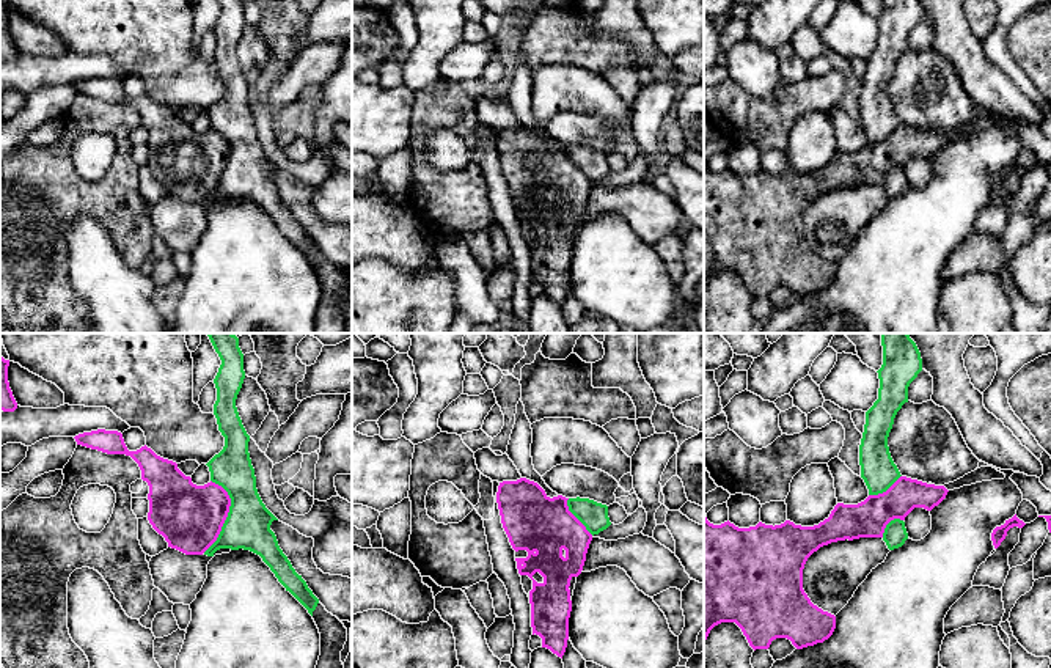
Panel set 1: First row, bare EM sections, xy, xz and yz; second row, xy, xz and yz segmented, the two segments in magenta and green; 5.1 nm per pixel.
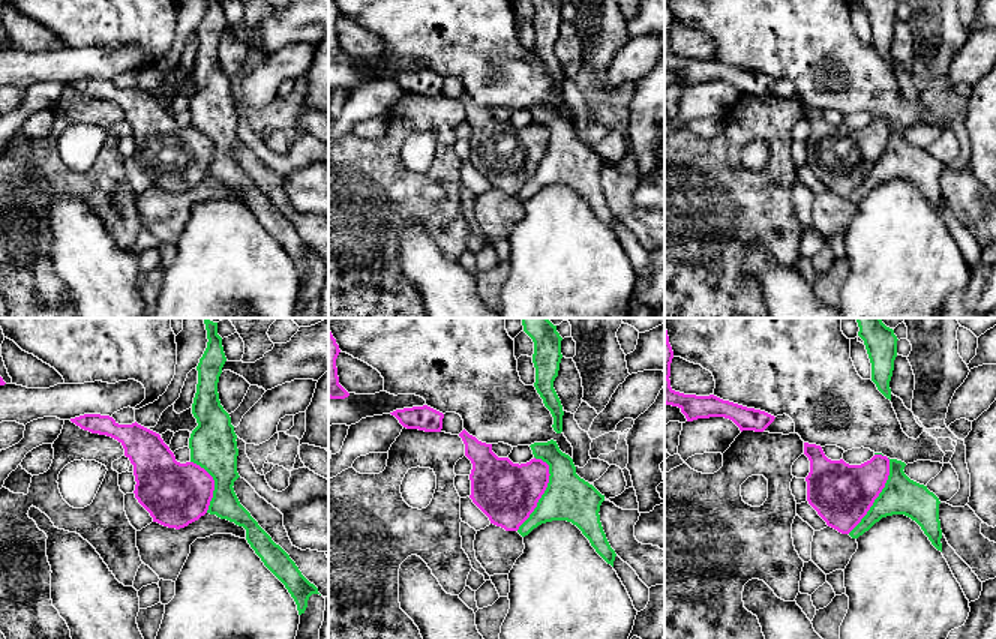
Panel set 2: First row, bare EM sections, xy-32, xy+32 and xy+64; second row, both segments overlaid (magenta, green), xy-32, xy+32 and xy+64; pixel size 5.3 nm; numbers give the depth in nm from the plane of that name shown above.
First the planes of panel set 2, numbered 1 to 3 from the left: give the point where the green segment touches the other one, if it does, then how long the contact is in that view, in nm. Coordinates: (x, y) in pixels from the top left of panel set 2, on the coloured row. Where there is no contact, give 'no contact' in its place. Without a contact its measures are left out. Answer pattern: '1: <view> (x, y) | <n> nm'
1: xy-32 (213, 485) | 300 nm
2: xy+32 (543, 492) | 420 nm
3: xy+64 (878, 495) | 460 nm

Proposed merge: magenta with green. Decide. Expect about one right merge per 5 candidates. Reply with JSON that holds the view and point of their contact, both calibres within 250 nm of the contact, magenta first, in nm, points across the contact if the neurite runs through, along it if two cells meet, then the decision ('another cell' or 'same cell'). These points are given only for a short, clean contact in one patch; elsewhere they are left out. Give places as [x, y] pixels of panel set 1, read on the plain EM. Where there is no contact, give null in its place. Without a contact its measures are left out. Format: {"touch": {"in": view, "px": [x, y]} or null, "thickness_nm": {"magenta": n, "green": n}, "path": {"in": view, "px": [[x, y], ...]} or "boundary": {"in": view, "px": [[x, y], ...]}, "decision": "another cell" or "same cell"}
{"touch": {"in": "xy", "px": [227, 162]}, "thickness_nm": {"magenta": 340, "green": 220}, "decision": "another cell"}

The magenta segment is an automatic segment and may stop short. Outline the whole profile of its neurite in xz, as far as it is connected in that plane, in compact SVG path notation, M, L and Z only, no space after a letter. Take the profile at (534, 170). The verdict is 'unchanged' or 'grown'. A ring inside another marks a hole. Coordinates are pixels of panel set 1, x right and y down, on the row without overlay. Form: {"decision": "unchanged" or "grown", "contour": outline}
{"decision": "unchanged", "contour": "M526 126L503 129L496 140L501 171L512 196L528 200L526 206L515 206L515 209L518 222L533 228L529 239L533 283L539 283L542 295L561 306L569 288L570 228L581 222L592 189L592 182L569 159L567 148L562 143L550 146L537 130Z"}

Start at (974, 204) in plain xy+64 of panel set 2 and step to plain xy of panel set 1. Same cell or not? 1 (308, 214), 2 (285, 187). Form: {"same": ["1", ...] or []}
{"same": ["1", "2"]}

